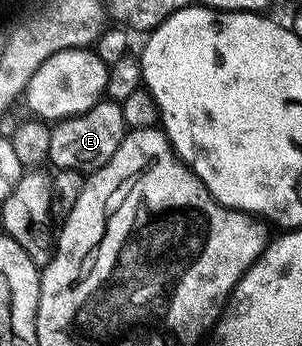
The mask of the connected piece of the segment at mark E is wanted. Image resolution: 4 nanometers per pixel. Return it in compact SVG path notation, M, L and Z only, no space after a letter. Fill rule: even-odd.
M109 99L97 101L88 111L75 117L66 117L51 128L48 143L49 164L54 164L55 170L71 169L89 175L104 167L104 163L108 163L112 155L116 155L116 147L120 147L127 132L121 104Z

